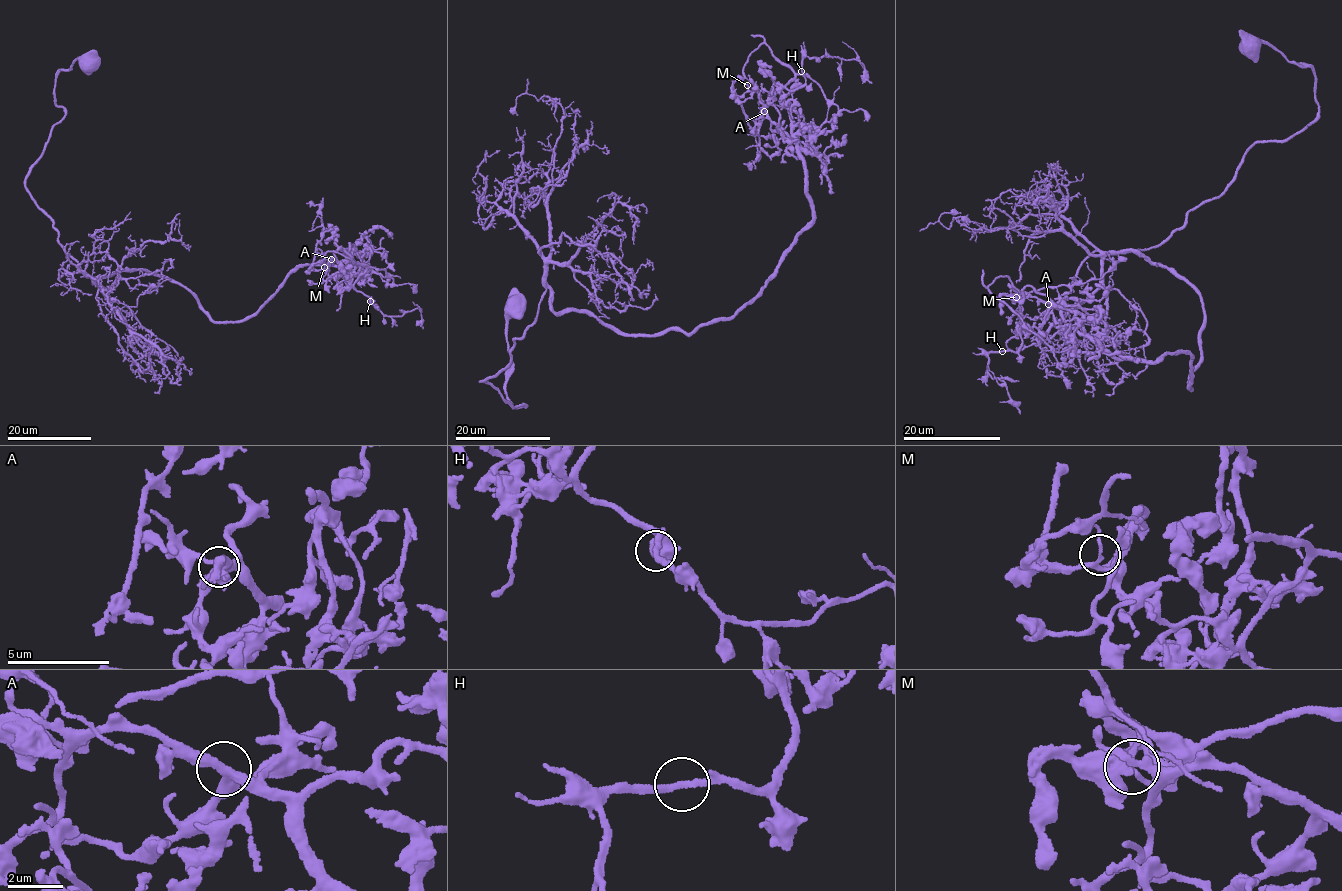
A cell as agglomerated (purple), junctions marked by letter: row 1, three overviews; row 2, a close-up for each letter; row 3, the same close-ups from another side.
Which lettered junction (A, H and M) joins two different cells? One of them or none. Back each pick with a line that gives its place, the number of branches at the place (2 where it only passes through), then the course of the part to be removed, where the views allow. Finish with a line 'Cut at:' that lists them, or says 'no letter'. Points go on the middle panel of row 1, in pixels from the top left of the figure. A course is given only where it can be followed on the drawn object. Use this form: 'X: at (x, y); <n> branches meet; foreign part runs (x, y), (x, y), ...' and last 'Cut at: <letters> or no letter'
M: at (747, 85); 2 branches meet; foreign part runs (748, 85), (742, 71), (763, 43), (794, 73), (789, 90), (803, 84), (806, 56), (855, 59), (872, 83)
Cut at: M

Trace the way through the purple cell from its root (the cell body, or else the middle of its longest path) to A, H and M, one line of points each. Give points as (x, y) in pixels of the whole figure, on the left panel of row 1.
A: (89, 62), (59, 72), (25, 183), (84, 276), (165, 275), (228, 321), (301, 266), (347, 278), (331, 259)
H: (89, 62), (59, 72), (25, 183), (84, 276), (165, 275), (215, 322), (307, 265), (370, 301)
M: (89, 62), (59, 72), (25, 183), (84, 276), (165, 275), (220, 321), (301, 266), (351, 270), (324, 267)

